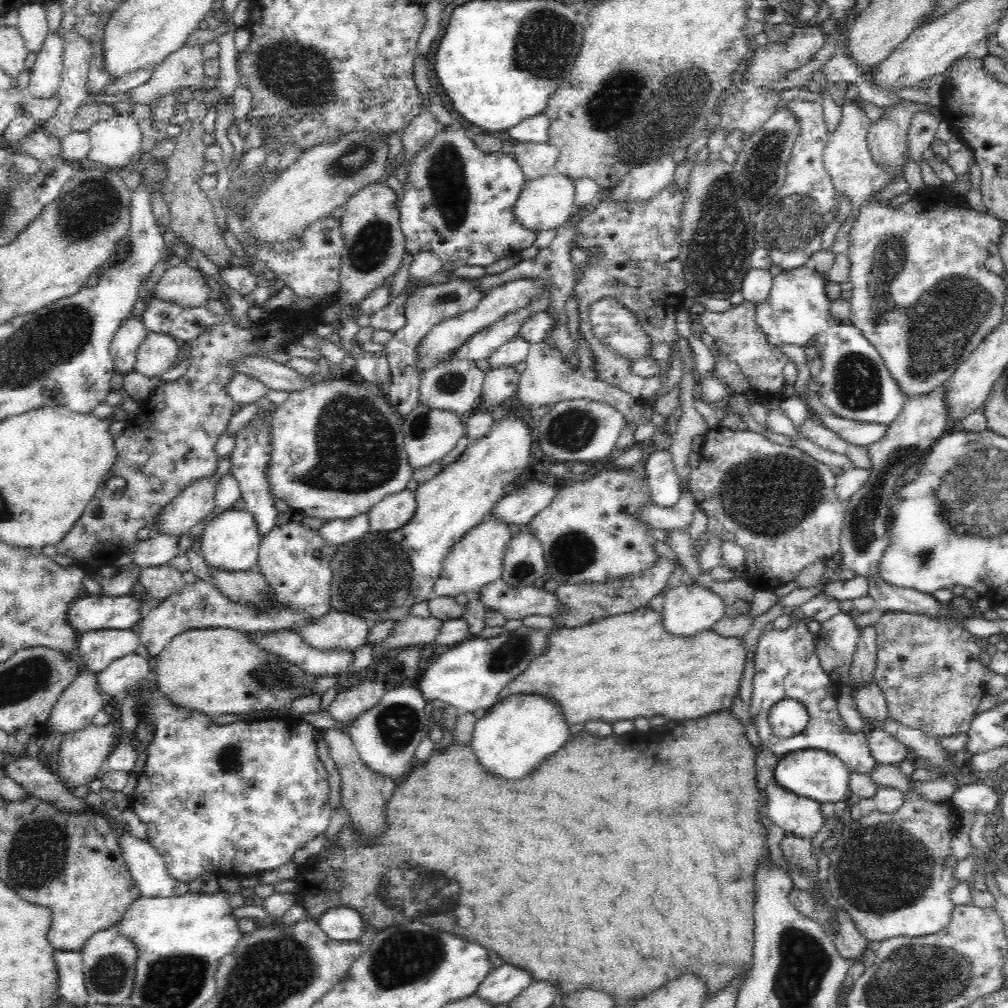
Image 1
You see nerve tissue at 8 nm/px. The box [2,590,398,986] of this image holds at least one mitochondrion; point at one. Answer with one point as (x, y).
(39, 854)

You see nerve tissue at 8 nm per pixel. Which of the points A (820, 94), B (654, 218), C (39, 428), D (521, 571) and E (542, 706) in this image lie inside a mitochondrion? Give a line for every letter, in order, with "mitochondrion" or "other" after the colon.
A: other
B: mitochondrion
C: other
D: other
E: other

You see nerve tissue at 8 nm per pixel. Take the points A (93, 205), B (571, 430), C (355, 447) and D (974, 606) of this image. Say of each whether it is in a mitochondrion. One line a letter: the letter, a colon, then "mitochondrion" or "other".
A: mitochondrion
B: mitochondrion
C: mitochondrion
D: other

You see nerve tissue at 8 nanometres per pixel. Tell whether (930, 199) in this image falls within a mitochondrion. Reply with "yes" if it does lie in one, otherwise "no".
no

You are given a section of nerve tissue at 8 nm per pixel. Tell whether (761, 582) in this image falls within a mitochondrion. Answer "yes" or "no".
no

